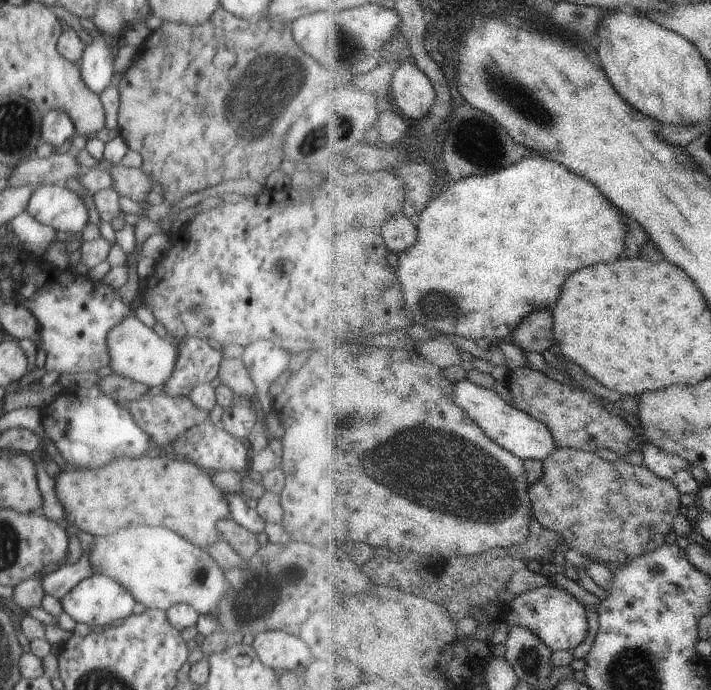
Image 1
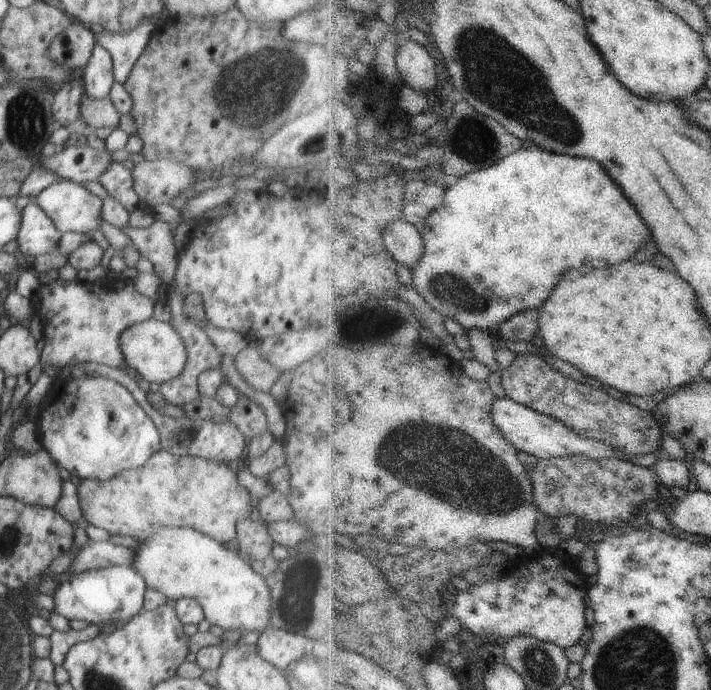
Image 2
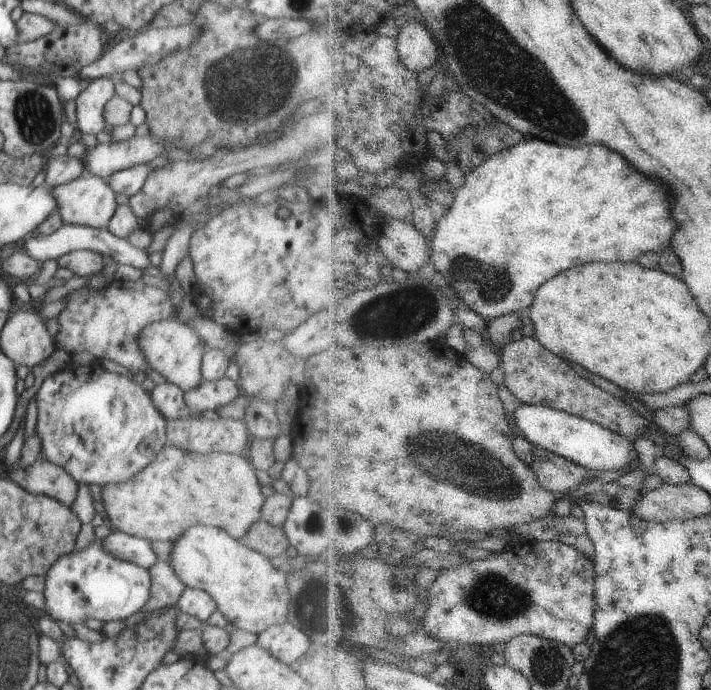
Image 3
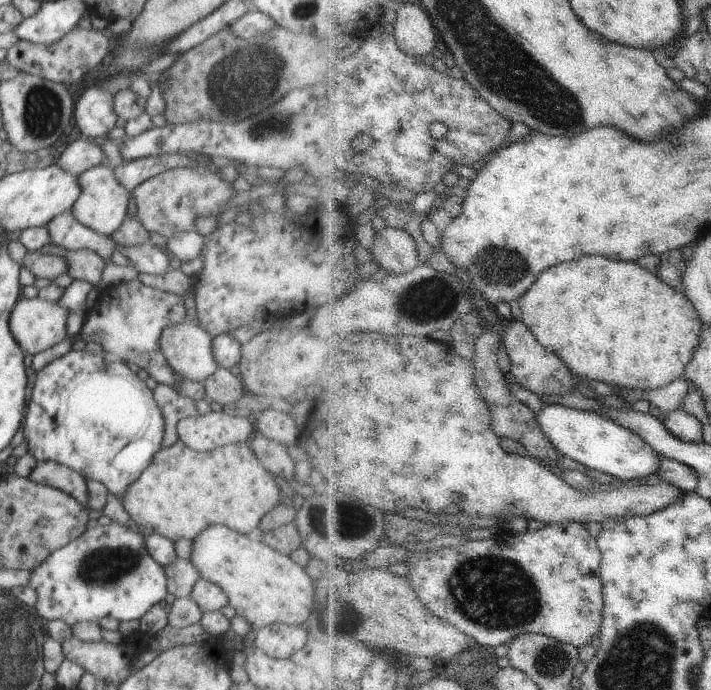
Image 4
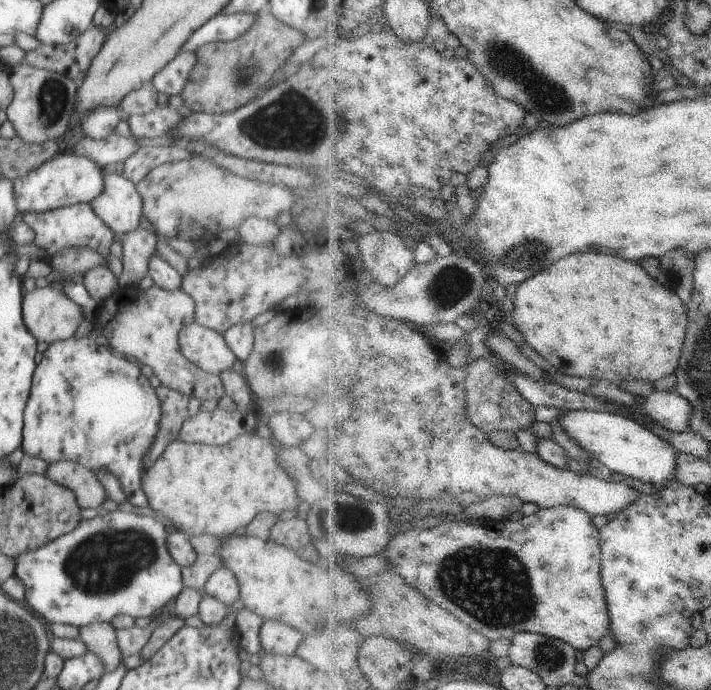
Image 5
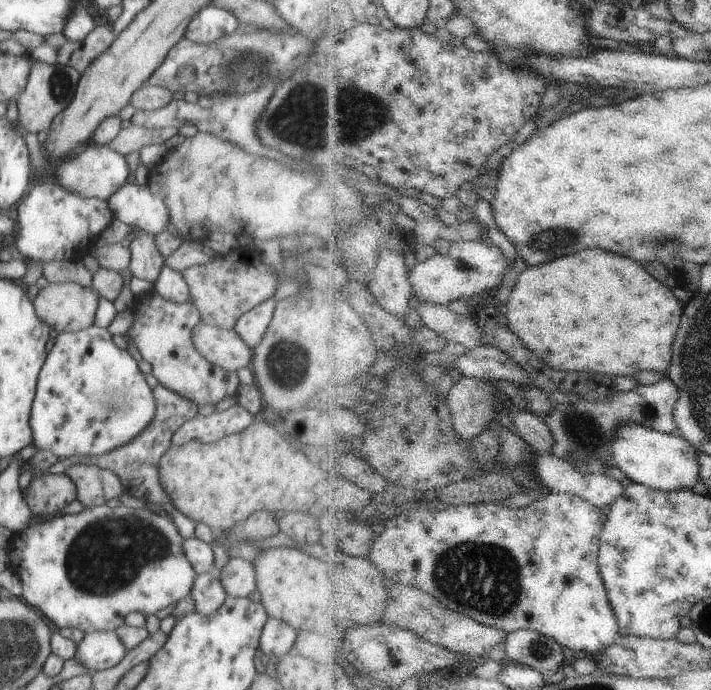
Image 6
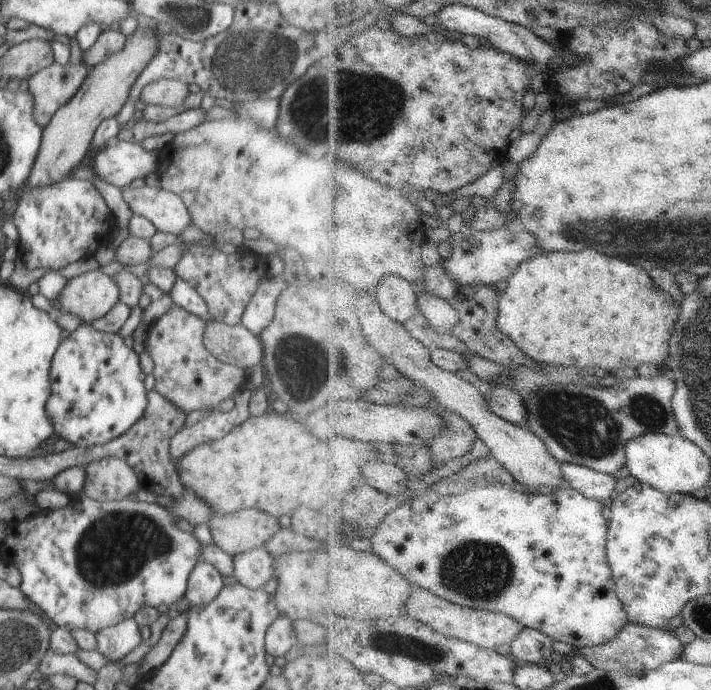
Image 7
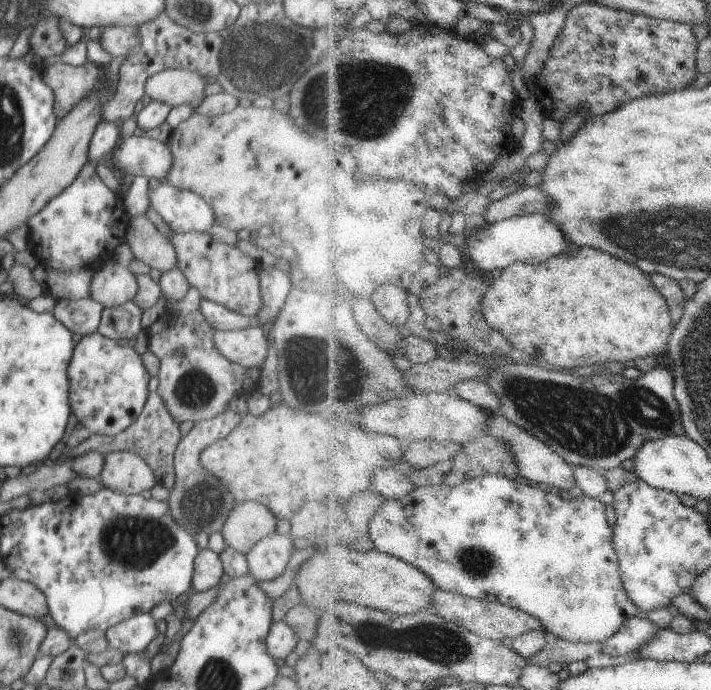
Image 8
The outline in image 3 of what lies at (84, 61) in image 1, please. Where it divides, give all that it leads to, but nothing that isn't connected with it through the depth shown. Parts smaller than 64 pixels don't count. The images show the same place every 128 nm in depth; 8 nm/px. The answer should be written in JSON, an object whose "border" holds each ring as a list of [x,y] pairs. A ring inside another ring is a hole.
{"border":[[[100,77],[90,81],[87,88],[84,88],[75,100],[76,103],[76,127],[81,130],[81,134],[98,134],[104,128],[105,120],[103,117],[104,106],[114,95],[115,80],[111,77]]]}

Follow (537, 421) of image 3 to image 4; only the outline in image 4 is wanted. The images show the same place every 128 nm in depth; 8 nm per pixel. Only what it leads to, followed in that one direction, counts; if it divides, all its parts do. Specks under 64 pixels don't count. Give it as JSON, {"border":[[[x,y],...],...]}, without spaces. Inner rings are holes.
{"border":[[[546,404],[536,414],[538,424],[557,450],[590,469],[609,473],[620,480],[644,480],[661,470],[664,456],[640,433],[612,419],[560,404]]]}

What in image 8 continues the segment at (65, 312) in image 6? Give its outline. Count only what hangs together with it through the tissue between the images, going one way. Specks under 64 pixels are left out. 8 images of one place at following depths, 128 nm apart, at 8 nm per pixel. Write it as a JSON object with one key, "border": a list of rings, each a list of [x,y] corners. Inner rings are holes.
{"border":[[[106,265],[96,272],[89,286],[89,296],[92,300],[101,303],[104,309],[120,306],[122,303],[132,301],[138,290],[136,275],[128,270],[127,266]]]}

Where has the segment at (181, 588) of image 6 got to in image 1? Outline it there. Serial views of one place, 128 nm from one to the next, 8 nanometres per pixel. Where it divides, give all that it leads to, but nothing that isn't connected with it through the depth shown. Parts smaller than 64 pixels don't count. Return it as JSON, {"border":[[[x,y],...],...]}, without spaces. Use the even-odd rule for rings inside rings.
{"border":[[[96,574],[81,580],[60,601],[63,611],[76,622],[84,622],[90,626],[102,624],[105,627],[128,618],[133,614],[132,610],[136,604],[134,597],[121,584],[110,577]]]}

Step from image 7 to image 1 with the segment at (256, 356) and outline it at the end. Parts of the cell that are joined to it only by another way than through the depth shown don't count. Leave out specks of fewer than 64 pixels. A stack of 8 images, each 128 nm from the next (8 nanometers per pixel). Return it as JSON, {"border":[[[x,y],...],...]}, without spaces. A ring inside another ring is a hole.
{"border":[[[133,309],[108,331],[106,346],[108,347],[109,365],[114,373],[149,387],[167,382],[174,370],[174,362],[178,355],[178,350],[172,340],[160,338],[152,328],[136,317]]]}

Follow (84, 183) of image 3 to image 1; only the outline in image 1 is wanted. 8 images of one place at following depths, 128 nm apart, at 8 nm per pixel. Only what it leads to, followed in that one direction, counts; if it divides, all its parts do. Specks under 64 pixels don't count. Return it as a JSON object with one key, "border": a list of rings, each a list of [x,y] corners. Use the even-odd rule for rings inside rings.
{"border":[[[60,184],[36,186],[25,211],[43,225],[65,233],[81,234],[88,221],[88,210],[82,199]]]}

